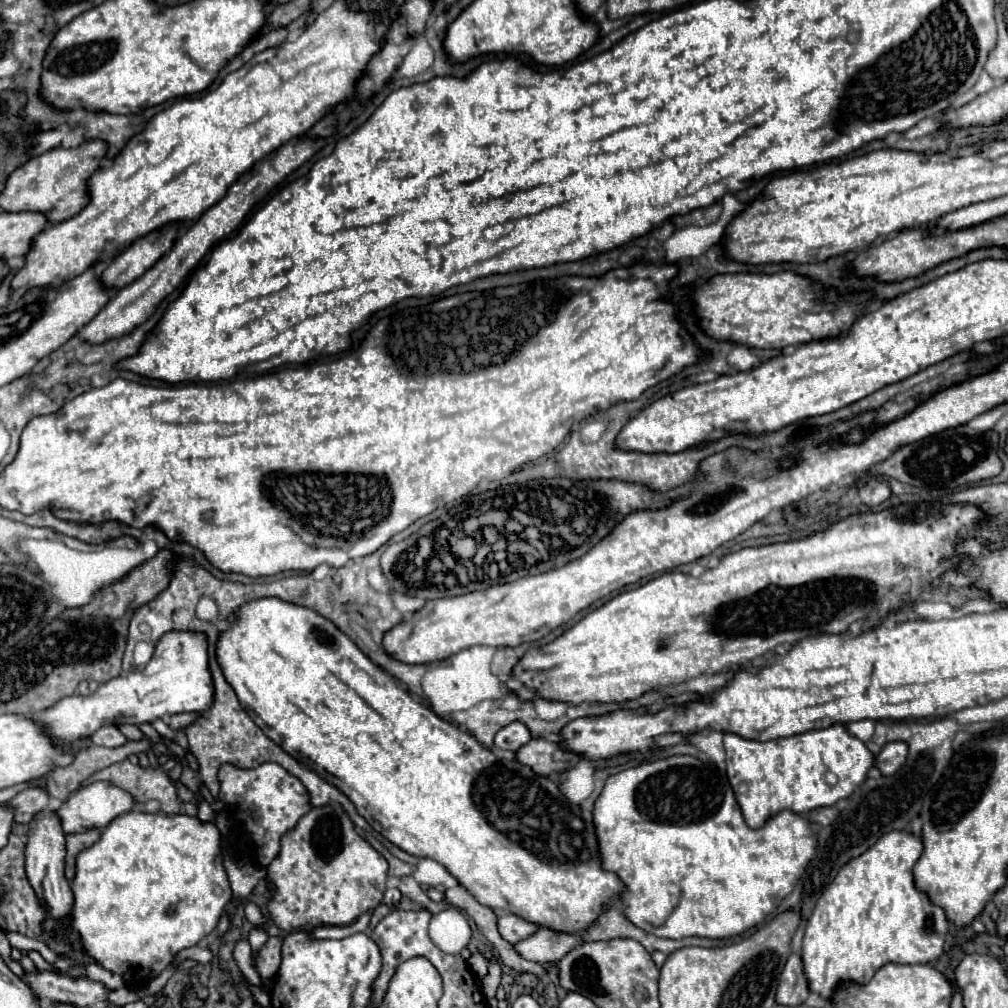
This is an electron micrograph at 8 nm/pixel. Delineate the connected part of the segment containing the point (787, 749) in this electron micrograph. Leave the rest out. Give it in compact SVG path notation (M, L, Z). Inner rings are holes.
M844 724L768 742L748 740L726 732L724 748L728 782L750 828L762 826L764 820L782 810L806 814L814 808L832 806L834 802L848 798L854 788L866 780L866 774L874 764L874 754L862 740L852 736Z

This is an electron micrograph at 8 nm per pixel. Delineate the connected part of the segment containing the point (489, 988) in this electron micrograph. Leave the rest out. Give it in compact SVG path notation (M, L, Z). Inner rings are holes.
M492 962L488 966L488 974L480 980L480 990L486 998L494 998L496 996L496 988L500 986L500 978L502 978L502 970L498 962Z

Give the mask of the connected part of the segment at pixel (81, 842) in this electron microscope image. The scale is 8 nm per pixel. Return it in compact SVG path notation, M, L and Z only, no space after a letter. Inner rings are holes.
M86 830L82 834L66 836L66 878L72 882L76 874L76 856L100 840L100 830Z

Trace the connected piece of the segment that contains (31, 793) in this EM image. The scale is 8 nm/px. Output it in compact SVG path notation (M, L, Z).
M26 788L20 794L16 794L10 804L16 808L16 822L30 824L36 814L40 814L48 806L48 792L44 788Z

